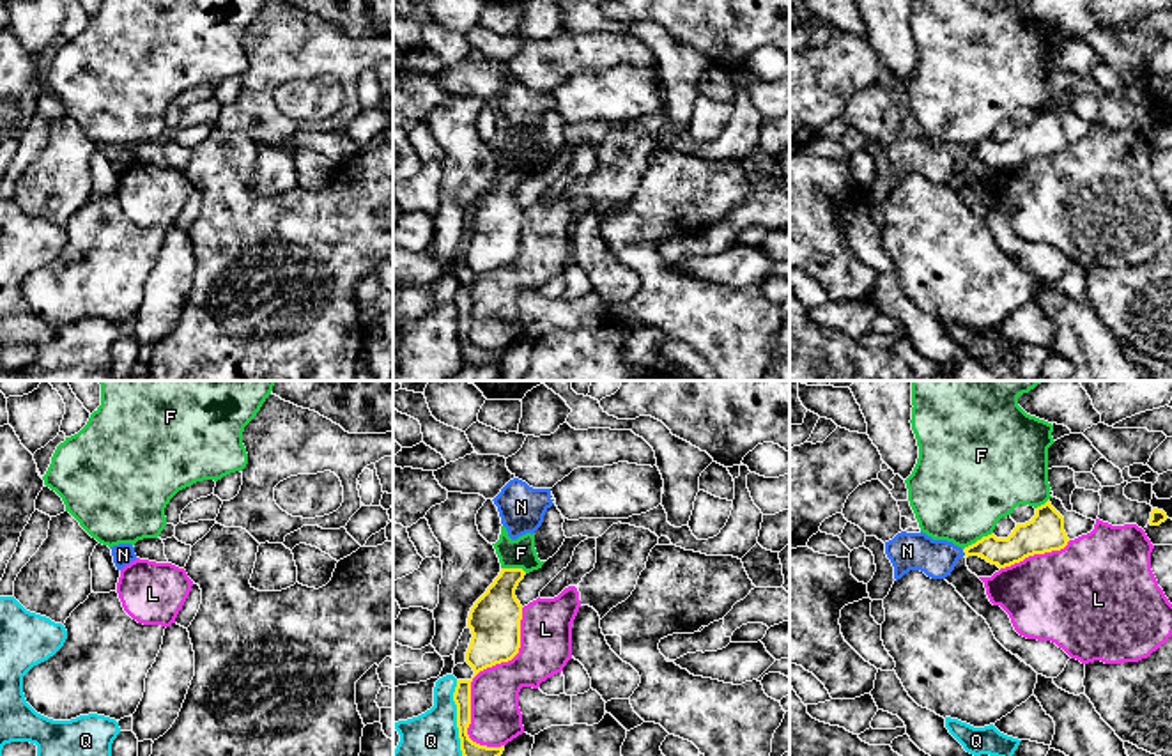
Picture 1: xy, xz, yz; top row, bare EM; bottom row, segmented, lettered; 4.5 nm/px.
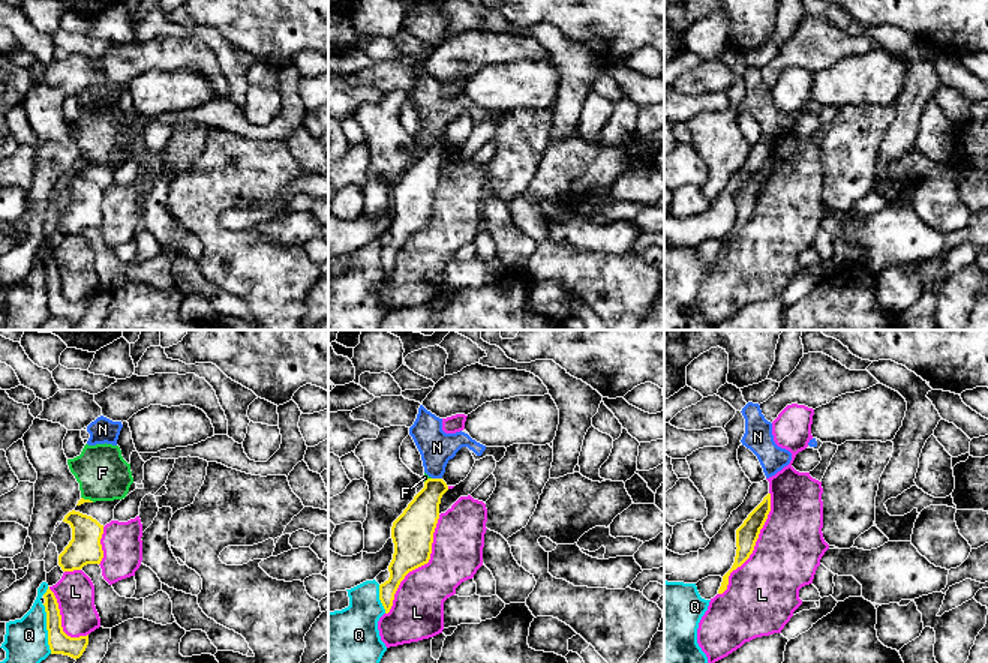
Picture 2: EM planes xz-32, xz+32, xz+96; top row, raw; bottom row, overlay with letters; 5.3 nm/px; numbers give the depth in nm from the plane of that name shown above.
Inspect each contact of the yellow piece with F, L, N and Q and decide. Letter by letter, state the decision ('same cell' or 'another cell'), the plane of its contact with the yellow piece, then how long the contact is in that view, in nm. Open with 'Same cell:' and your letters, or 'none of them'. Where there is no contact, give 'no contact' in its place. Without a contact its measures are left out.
Same cell: none of them
F: another cell | yz | 160 nm
L: another cell | xz | 650 nm
N: another cell | yz | 40 nm
Q: another cell | xz | 360 nm

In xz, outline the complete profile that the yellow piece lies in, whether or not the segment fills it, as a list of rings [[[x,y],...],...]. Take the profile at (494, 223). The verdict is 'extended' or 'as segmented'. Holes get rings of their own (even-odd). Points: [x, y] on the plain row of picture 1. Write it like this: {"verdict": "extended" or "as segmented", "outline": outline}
{"verdict": "as segmented", "outline": [[[501,172],[494,186],[471,211],[467,230],[473,241],[466,266],[474,274],[473,282],[519,257],[522,209],[515,193],[524,179],[522,172]]]}

